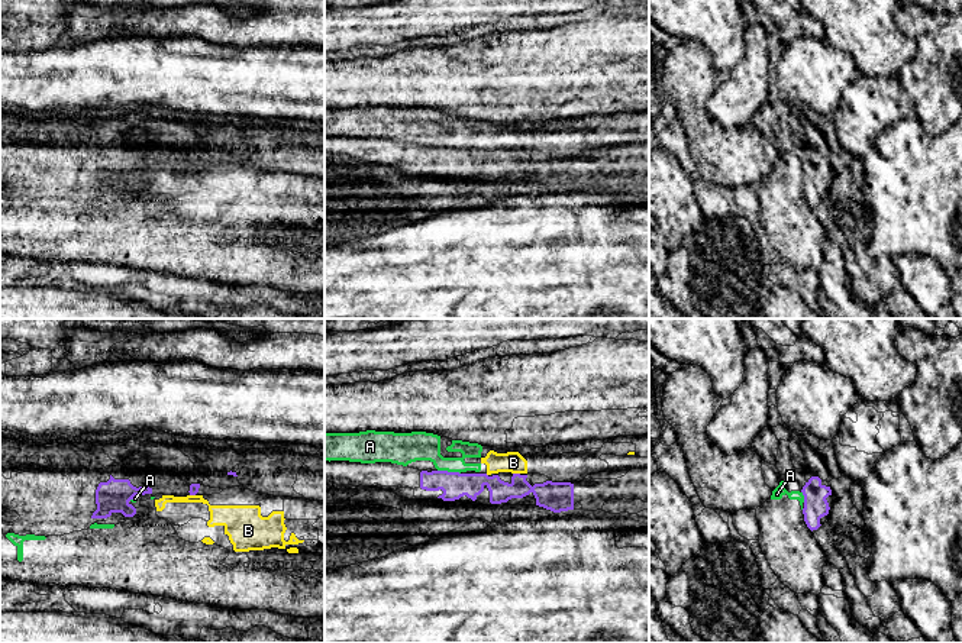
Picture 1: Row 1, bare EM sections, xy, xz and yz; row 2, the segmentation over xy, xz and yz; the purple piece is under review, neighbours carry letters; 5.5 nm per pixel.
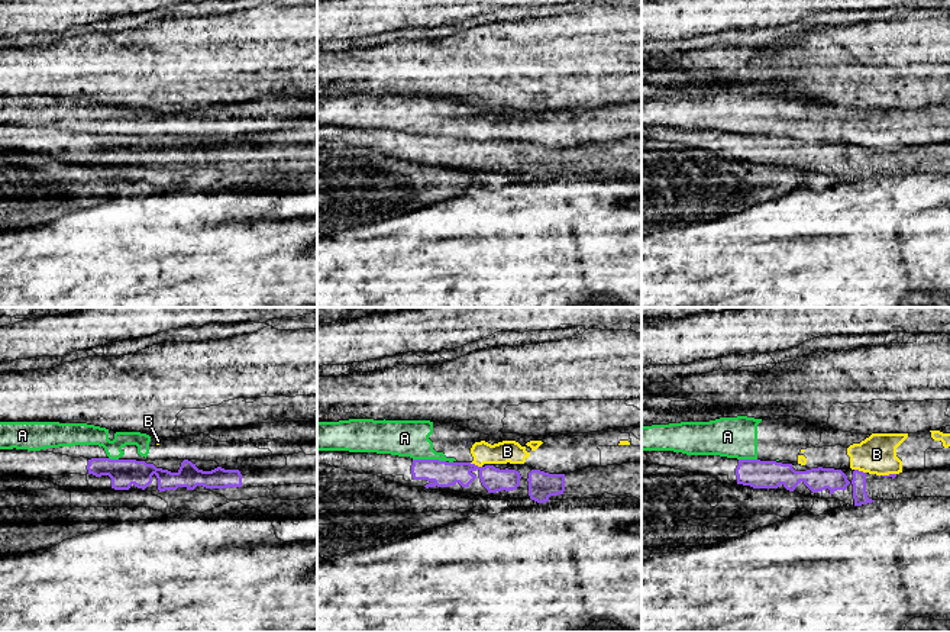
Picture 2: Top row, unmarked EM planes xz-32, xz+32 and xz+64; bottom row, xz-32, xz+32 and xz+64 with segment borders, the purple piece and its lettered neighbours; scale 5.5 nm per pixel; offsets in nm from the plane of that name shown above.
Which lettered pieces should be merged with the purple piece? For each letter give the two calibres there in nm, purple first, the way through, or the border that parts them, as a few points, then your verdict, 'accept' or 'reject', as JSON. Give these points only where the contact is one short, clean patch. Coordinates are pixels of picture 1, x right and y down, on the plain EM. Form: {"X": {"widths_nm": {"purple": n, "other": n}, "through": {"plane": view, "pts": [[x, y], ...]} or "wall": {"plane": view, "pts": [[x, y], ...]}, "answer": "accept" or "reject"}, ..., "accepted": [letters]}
{"A": {"widths_nm": {"purple": 140, "other": 160}, "answer": "reject"}, "B": {"widths_nm": {"purple": 160, "other": 120}, "answer": "reject"}, "accepted": []}

